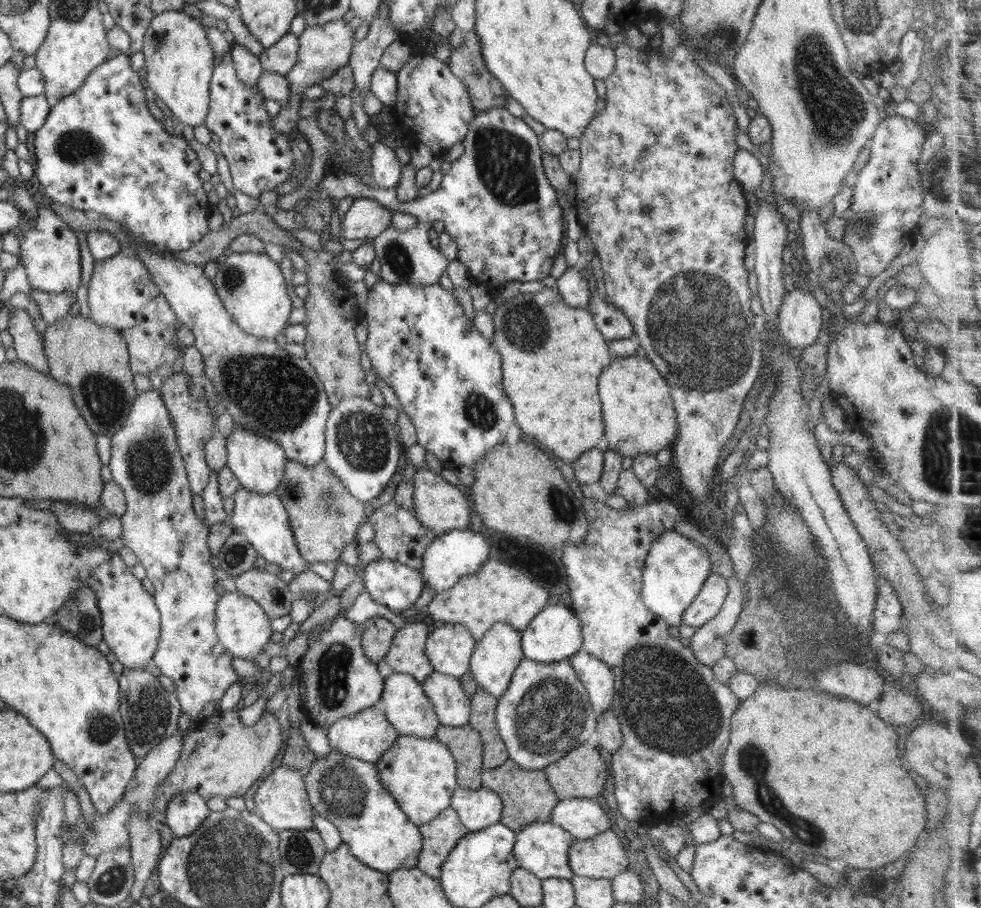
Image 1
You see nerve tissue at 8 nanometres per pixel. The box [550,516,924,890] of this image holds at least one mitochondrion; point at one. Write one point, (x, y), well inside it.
(667, 705)

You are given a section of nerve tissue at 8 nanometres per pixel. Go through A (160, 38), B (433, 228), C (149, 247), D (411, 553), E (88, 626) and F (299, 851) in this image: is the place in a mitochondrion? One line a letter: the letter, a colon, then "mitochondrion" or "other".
A: mitochondrion
B: other
C: other
D: other
E: mitochondrion
F: mitochondrion

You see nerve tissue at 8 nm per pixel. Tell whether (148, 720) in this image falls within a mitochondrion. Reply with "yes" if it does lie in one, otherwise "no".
yes

